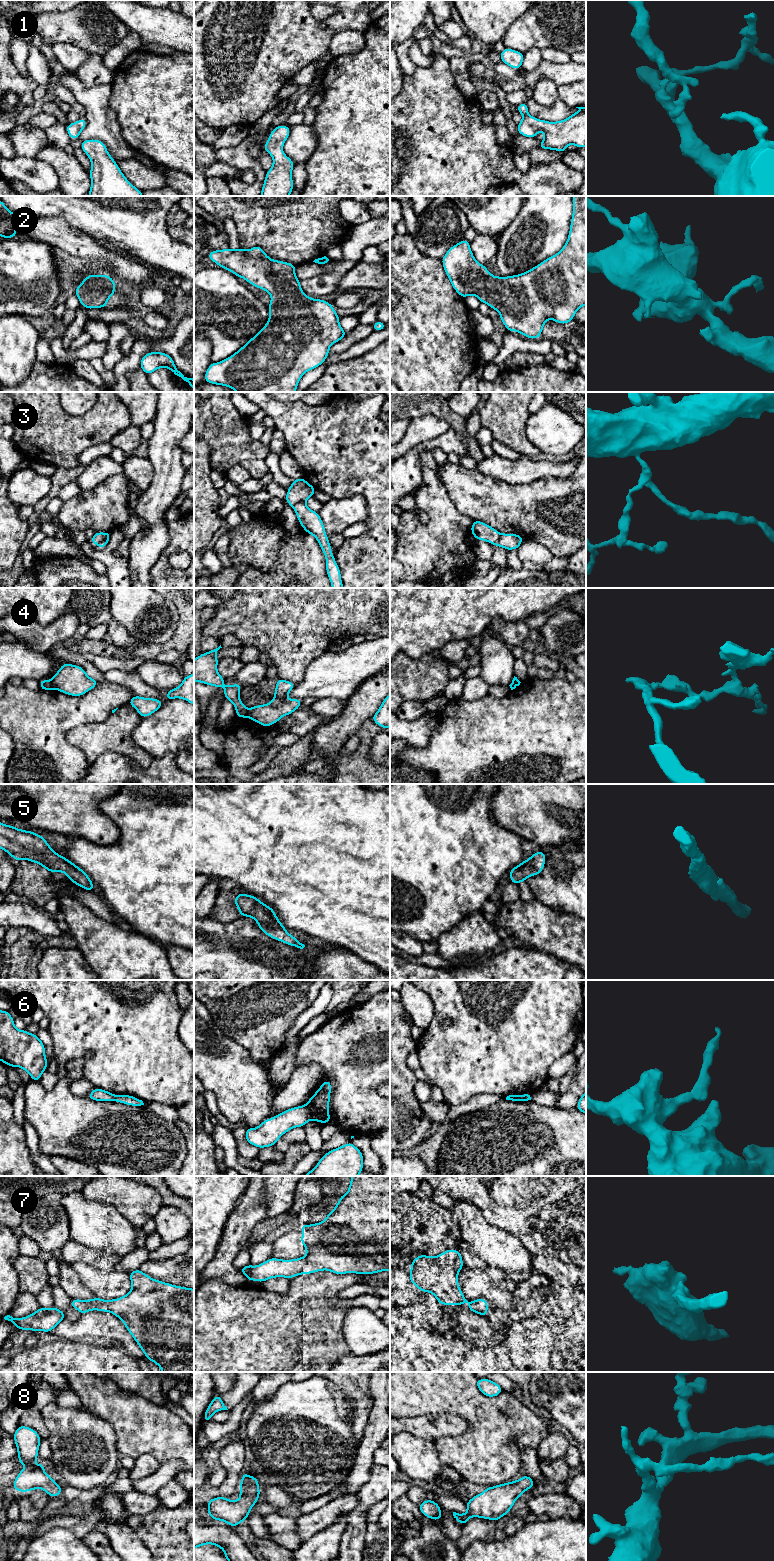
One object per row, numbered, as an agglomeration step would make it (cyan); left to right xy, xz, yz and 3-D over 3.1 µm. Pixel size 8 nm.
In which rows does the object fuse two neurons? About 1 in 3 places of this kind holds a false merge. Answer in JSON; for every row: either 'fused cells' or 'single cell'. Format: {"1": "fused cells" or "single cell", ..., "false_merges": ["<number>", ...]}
{"1": "single cell", "2": "single cell", "3": "fused cells", "4": "fused cells", "5": "single cell", "6": "fused cells", "7": "single cell", "8": "single cell", "false_merges": ["3", "4", "6"]}

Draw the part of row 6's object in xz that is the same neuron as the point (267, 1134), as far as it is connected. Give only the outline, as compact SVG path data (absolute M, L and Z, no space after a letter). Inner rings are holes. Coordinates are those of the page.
M306 1105L290 1108L264 1120L256 1128L246 1128L245 1139L260 1149L274 1146L284 1133L294 1127L304 1127L310 1120L312 1115Z

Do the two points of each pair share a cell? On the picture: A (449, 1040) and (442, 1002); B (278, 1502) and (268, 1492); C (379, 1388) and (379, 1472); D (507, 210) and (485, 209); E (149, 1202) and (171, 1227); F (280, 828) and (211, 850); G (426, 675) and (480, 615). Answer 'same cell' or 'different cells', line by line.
A: same cell
B: same cell
C: different cells
D: same cell
E: different cells
F: same cell
G: different cells

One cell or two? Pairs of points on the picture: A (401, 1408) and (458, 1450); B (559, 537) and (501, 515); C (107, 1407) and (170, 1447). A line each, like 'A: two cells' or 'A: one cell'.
A: one cell
B: one cell
C: one cell

